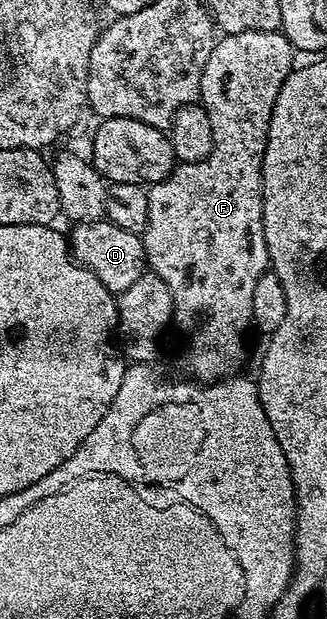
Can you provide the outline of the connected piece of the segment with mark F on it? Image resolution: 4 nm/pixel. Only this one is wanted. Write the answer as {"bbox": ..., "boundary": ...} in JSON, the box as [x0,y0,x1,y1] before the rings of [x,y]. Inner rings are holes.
{"bbox":[143,31,294,383],"boundary":[[[244,31],[242,35],[224,35],[217,40],[216,46],[210,51],[210,59],[206,59],[206,67],[202,71],[199,104],[209,116],[213,131],[213,149],[207,158],[200,162],[177,164],[164,181],[148,189],[149,215],[148,226],[143,231],[144,259],[147,268],[158,275],[170,289],[172,296],[172,319],[175,328],[180,328],[188,336],[188,346],[184,349],[184,365],[191,376],[200,383],[215,383],[231,378],[237,372],[240,360],[244,357],[244,349],[240,346],[240,336],[244,328],[252,325],[252,308],[254,307],[254,283],[264,273],[269,272],[268,248],[264,238],[264,188],[262,187],[262,163],[264,162],[264,144],[270,131],[274,103],[278,99],[278,91],[282,91],[282,83],[292,74],[294,50],[292,44],[281,31]]]}

